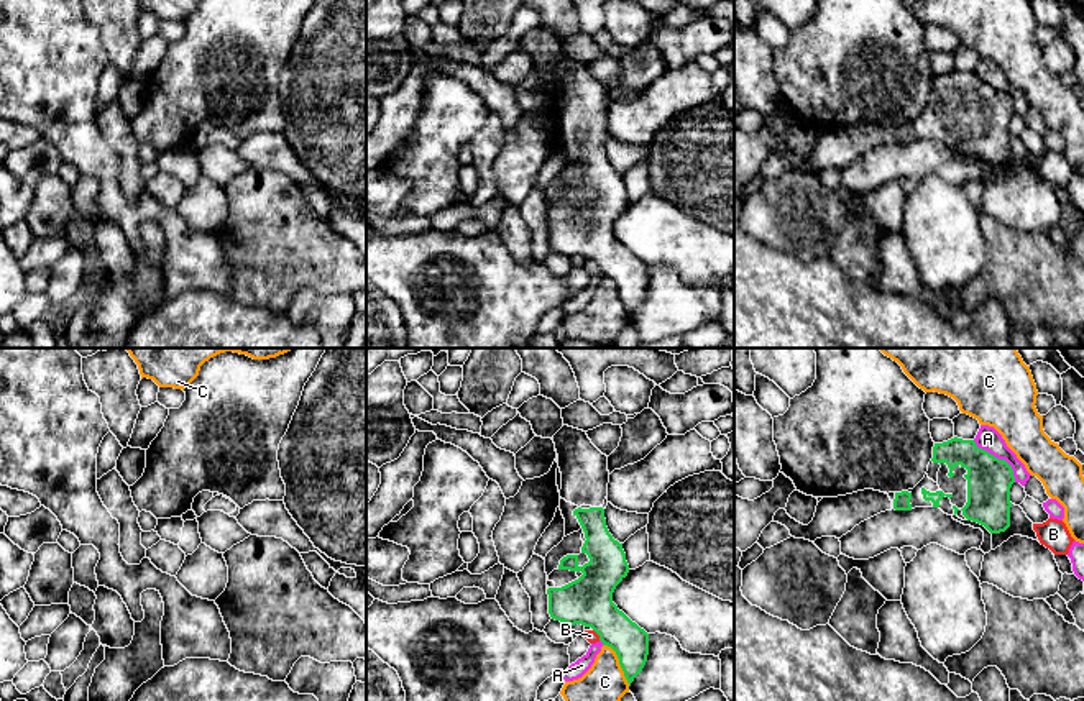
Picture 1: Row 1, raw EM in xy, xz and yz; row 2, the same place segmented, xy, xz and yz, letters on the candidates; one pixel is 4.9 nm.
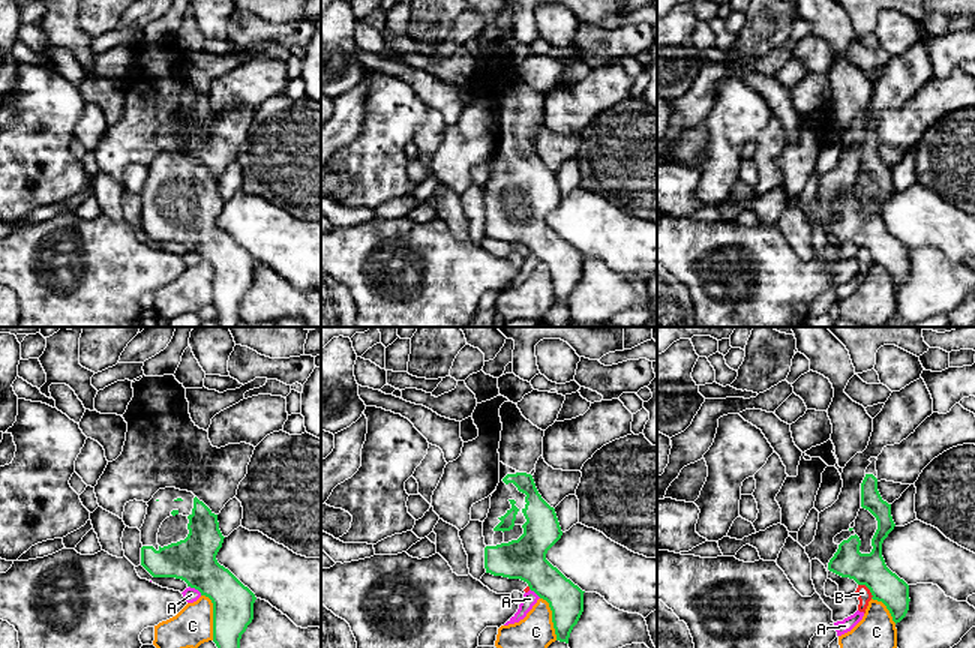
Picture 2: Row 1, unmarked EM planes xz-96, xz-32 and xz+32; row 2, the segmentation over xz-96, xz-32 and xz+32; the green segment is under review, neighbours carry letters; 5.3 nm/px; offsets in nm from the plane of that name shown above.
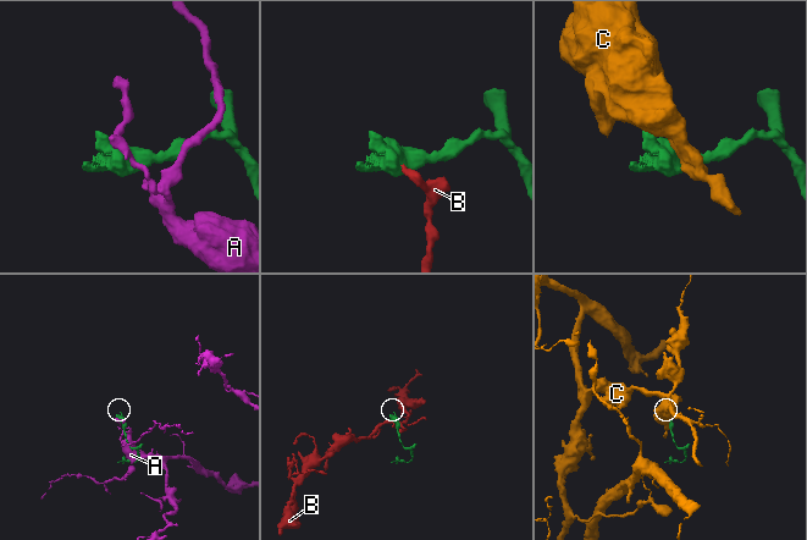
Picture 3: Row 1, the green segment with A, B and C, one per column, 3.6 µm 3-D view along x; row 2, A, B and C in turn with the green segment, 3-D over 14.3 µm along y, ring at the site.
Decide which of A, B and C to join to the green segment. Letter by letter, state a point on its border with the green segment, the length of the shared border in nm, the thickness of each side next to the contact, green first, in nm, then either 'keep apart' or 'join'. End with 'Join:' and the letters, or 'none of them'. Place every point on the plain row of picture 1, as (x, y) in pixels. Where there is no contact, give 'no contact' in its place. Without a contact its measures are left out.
A: yz (997, 91) | 300 nm | 220/120 nm | keep apart
B: xz (597, 265) | 70 nm | 240/60 nm | keep apart
C: xz (620, 296) | 240 nm | 180/220 nm | keep apart
Join: none of them

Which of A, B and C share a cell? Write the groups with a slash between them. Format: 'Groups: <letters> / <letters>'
Groups: A / B / C

